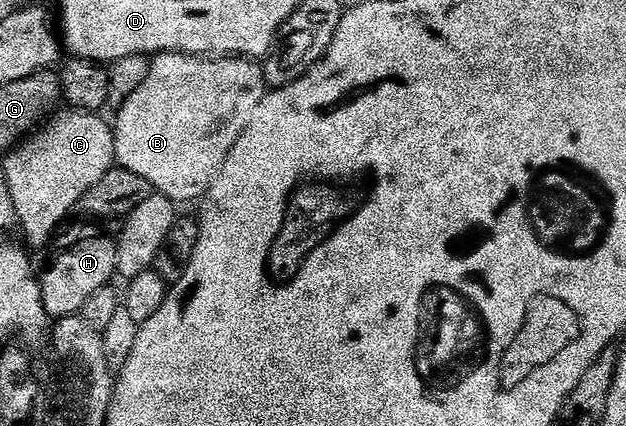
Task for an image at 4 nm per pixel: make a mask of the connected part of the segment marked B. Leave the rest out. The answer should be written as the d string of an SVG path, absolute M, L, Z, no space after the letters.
M170 53L154 56L150 60L145 81L141 81L141 85L137 85L137 89L128 99L122 100L120 107L123 108L120 109L119 116L113 119L115 158L118 166L127 167L133 173L145 177L145 181L149 181L158 194L165 195L172 201L178 201L182 204L181 202L187 203L190 199L202 200L207 190L211 188L212 181L218 177L219 170L225 165L233 145L237 145L237 141L243 135L243 130L249 125L249 121L257 109L257 105L261 105L263 96L267 94L268 90L267 82L263 79L262 66L258 62L249 59L242 57L219 57L214 59L193 55L172 55Z

